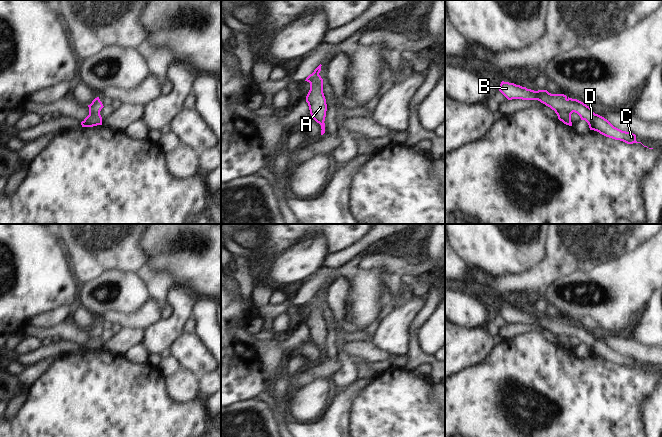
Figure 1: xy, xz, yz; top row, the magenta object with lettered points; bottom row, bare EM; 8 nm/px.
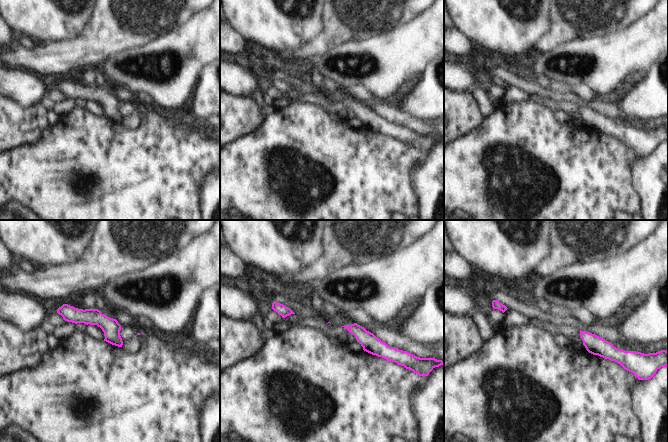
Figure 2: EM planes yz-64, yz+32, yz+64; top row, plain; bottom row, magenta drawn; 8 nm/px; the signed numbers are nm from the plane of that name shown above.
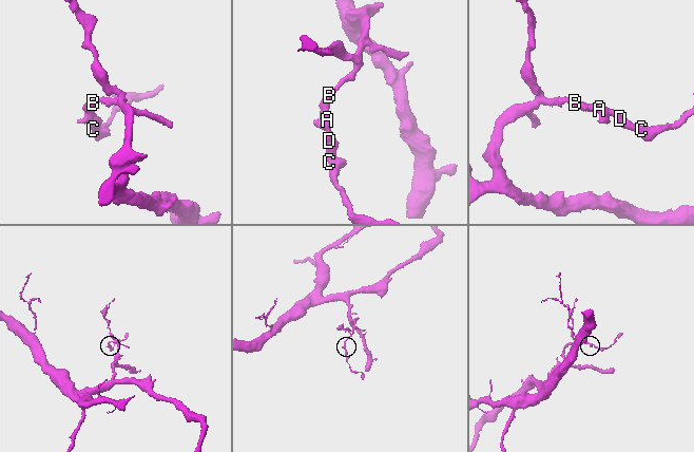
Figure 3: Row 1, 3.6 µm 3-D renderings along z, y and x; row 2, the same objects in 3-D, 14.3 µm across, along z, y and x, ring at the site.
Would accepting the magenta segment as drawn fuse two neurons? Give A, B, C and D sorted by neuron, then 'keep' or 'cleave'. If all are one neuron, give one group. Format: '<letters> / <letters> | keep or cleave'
A B C D | keep

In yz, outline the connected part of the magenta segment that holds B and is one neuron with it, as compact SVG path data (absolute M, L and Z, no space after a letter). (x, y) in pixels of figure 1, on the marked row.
M504 81L501 82L499 91L508 100L522 99L540 101L554 110L558 119L566 125L572 126L571 114L575 112L580 116L581 120L585 120L588 123L590 130L597 131L606 137L620 140L627 144L641 143L636 141L635 134L614 127L607 119L595 114L591 107L577 99L569 98L564 94L551 94L547 90L534 91Z

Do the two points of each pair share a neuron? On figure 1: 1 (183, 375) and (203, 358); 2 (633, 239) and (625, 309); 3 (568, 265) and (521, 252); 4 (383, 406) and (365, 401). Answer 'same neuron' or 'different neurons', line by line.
1: different neurons
2: different neurons
3: different neurons
4: same neuron

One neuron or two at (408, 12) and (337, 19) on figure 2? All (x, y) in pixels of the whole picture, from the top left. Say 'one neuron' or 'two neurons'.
one neuron

